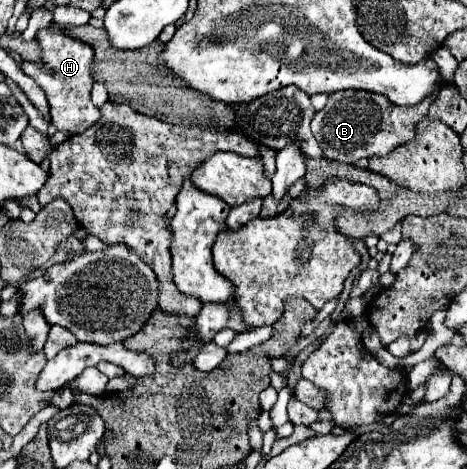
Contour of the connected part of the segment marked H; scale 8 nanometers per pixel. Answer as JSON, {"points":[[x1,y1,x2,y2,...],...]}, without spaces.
{"points":[[42,28,36,38,40,40,42,46,42,66,36,66,32,62,24,62,22,70,36,80,36,84,44,90,48,104,50,104,50,124,60,130,72,134,80,134,86,128,90,128,98,116,100,110,92,104,90,100,90,90,92,90,92,76,90,76,90,66,94,52,90,50,88,44,82,44,80,40,64,36,56,28]]}

